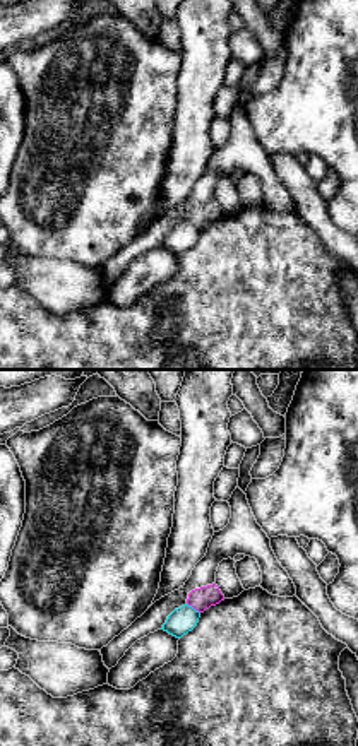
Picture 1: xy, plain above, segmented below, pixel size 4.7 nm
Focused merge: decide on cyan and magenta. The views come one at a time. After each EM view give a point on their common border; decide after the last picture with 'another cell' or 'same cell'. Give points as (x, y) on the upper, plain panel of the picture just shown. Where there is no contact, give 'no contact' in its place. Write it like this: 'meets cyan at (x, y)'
meets cyan at (192, 224)

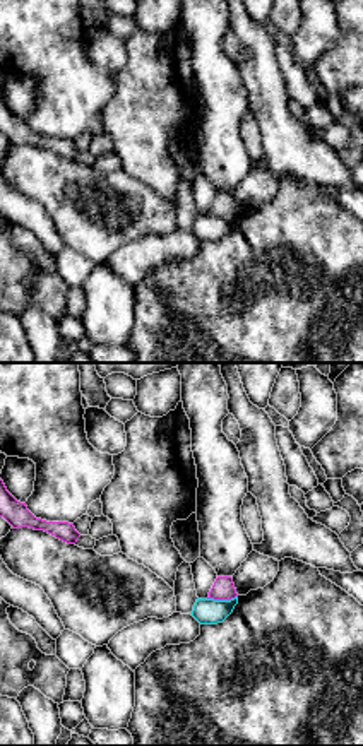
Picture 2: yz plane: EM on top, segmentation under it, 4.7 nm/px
meets cyan at (221, 218)

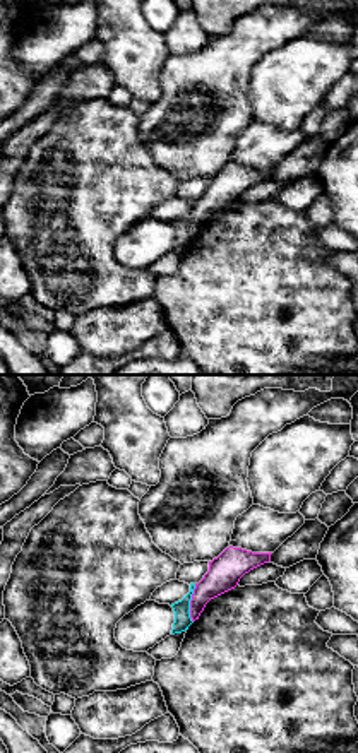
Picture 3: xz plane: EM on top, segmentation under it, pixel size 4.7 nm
meets cyan at (189, 219)

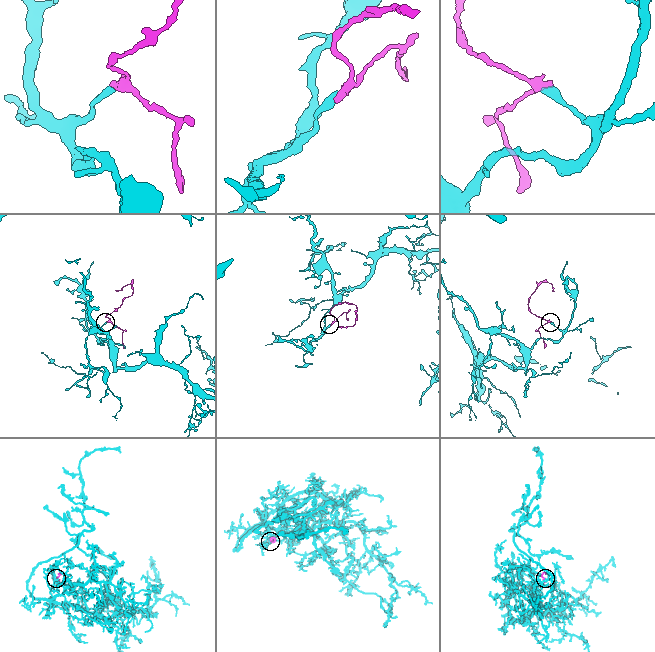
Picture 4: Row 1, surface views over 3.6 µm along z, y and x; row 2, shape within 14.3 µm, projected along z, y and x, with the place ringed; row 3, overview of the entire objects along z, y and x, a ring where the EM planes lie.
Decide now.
another cell

